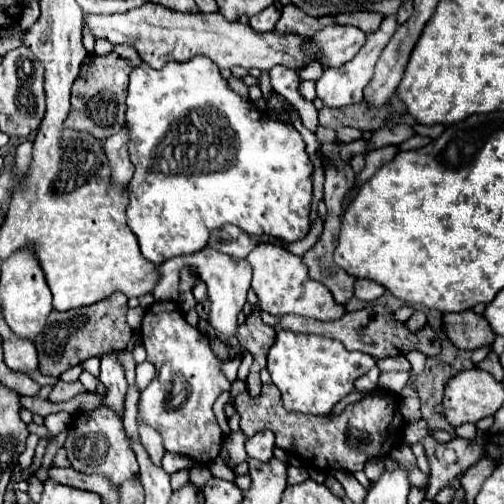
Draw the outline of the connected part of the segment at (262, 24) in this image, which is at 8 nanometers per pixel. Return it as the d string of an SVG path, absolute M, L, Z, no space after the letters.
M267 7L267 9L263 9L261 13L257 13L257 15L253 15L251 19L249 19L249 25L255 29L255 31L273 31L275 29L275 25L277 25L277 21L279 21L279 9L277 7Z

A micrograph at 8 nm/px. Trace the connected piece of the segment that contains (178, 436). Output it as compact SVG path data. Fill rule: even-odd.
M153 303L141 325L141 339L147 349L147 361L155 365L155 379L143 389L139 399L141 423L159 431L163 447L179 453L199 465L209 465L221 451L223 433L213 415L215 399L231 389L221 369L221 359L211 351L209 339L191 327L177 303Z

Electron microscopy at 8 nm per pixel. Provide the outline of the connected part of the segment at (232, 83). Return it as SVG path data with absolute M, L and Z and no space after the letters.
M229 77L227 83L229 83L229 89L231 89L233 93L237 93L237 95L243 97L243 99L249 99L249 89L247 89L247 85L245 85L241 79L237 79L237 77Z

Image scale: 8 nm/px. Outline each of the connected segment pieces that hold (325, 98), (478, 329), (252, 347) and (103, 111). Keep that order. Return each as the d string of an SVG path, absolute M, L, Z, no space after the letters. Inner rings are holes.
M397 15L385 17L381 21L381 27L375 33L367 35L367 43L361 47L361 51L349 63L345 63L339 69L325 69L323 71L323 77L317 81L317 97L323 101L325 107L345 107L345 105L359 103L363 99L363 89L371 81L373 67L375 67L375 63L377 63L383 47L387 45L387 41L391 39L391 35L395 33L395 27L397 27Z
M473 311L463 313L445 313L443 315L445 335L459 347L459 349L479 349L483 345L493 343L493 331L483 315Z
M259 309L253 311L253 315L247 317L247 321L239 327L237 331L237 339L241 343L243 349L251 351L253 355L253 365L249 371L249 377L245 381L247 391L261 391L261 379L259 379L259 371L265 367L267 363L267 353L275 343L275 329L265 325L259 317Z
M115 45L113 53L99 57L87 57L81 65L81 73L71 89L71 113L65 119L67 129L87 131L97 139L107 139L119 133L125 125L125 97L129 85L129 73L141 63L141 57L129 45Z

